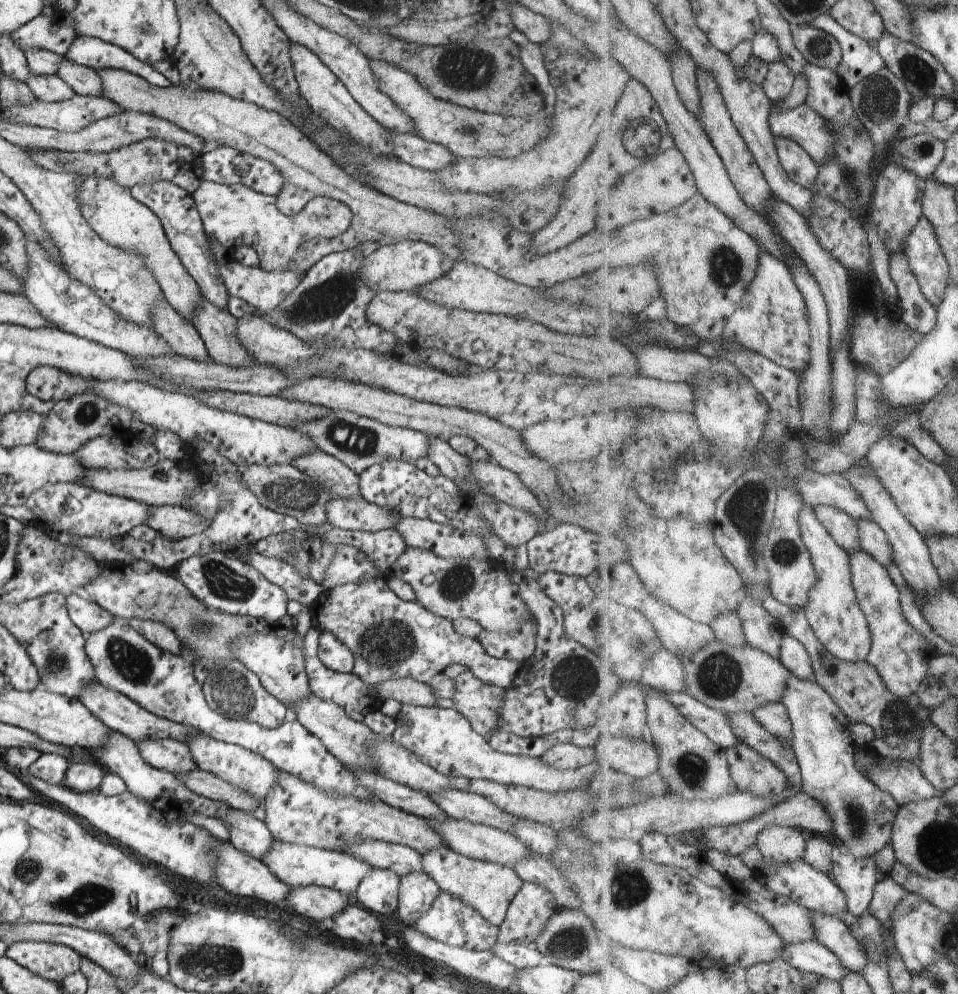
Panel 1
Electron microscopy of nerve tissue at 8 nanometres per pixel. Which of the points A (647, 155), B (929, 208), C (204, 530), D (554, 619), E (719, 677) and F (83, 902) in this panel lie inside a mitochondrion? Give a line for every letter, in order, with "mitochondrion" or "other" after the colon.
A: other
B: other
C: other
D: other
E: mitochondrion
F: mitochondrion

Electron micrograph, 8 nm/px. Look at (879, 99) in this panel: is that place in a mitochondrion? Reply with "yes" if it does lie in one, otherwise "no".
yes

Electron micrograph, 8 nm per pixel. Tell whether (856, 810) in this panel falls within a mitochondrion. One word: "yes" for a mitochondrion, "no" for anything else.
yes

